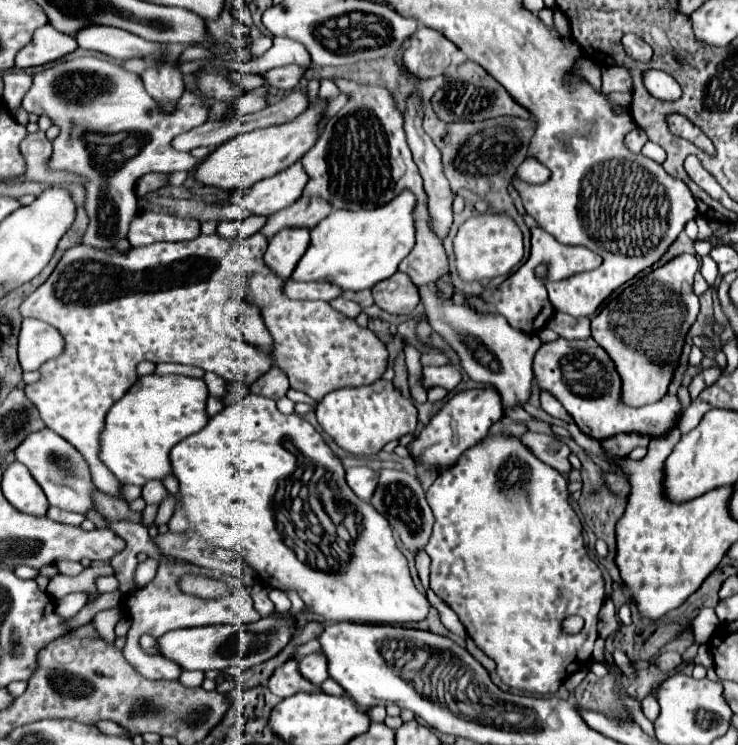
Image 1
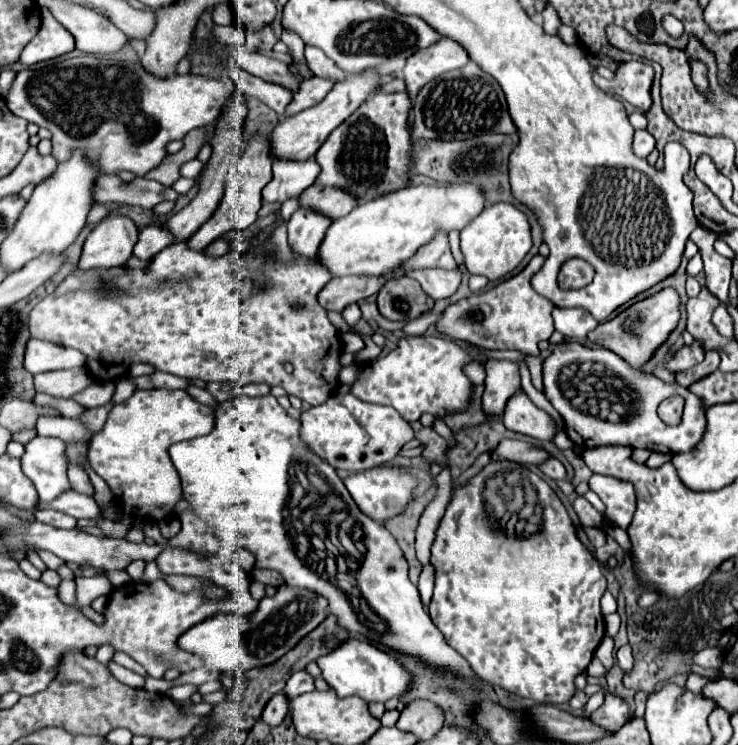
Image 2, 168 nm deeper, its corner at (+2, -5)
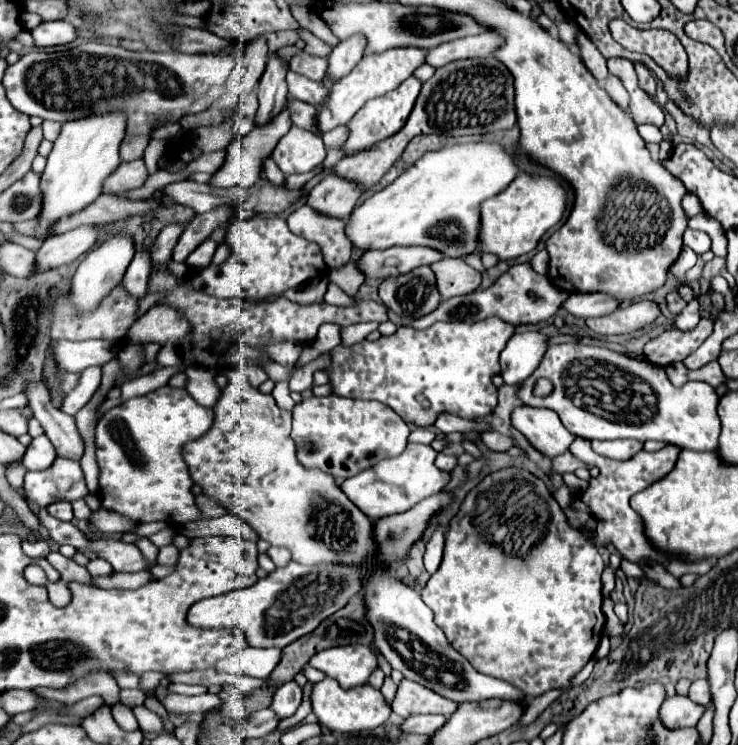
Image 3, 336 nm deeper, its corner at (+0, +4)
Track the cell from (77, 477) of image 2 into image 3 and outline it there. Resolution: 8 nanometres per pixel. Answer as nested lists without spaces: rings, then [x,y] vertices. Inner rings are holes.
[[[30,383],[26,387],[28,405],[34,411],[34,417],[40,421],[44,433],[52,439],[52,445],[60,457],[78,461],[84,453],[82,437],[76,429],[74,417],[66,415],[64,411],[56,409],[50,401],[50,393],[44,383]]]

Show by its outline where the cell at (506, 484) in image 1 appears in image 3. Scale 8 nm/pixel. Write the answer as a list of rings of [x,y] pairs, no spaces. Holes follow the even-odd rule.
[[[504,467],[498,469],[490,475],[486,475],[480,485],[476,485],[472,491],[468,491],[468,495],[464,497],[458,513],[450,519],[448,525],[448,533],[446,533],[446,545],[444,545],[444,559],[440,569],[428,579],[426,587],[422,589],[422,599],[424,603],[434,611],[434,621],[436,625],[444,631],[446,639],[450,641],[450,645],[460,651],[462,655],[466,655],[466,659],[484,675],[502,679],[512,683],[514,687],[522,689],[526,695],[530,695],[530,699],[552,691],[552,689],[560,689],[560,691],[568,691],[572,685],[572,679],[576,677],[576,673],[580,673],[584,669],[584,665],[592,659],[602,633],[604,633],[604,625],[606,625],[606,617],[602,613],[602,581],[600,575],[606,569],[606,563],[602,559],[602,555],[598,553],[598,549],[586,541],[576,529],[572,529],[568,525],[568,519],[564,515],[564,511],[560,509],[560,505],[556,503],[556,499],[552,497],[550,489],[546,487],[546,483],[536,477],[534,473],[530,473],[528,469],[522,467]]]

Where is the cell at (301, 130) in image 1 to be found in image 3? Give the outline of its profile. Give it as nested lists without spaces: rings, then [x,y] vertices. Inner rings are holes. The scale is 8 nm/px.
[[[398,47],[398,49],[384,51],[384,53],[364,55],[360,59],[360,63],[354,67],[354,71],[350,71],[350,75],[346,75],[340,81],[336,81],[332,85],[328,97],[324,99],[324,103],[318,105],[318,115],[316,115],[316,131],[318,131],[318,135],[324,135],[326,131],[350,121],[354,117],[354,113],[366,101],[396,89],[398,83],[406,81],[414,73],[414,69],[424,63],[424,57],[426,57],[426,51],[424,49],[416,49],[416,47]]]

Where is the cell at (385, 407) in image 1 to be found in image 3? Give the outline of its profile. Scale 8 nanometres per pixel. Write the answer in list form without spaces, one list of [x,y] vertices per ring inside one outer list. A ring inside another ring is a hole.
[[[340,395],[310,397],[292,409],[292,439],[298,447],[298,459],[304,467],[320,467],[344,481],[386,457],[396,457],[406,449],[410,435],[402,417],[378,401],[358,401]]]

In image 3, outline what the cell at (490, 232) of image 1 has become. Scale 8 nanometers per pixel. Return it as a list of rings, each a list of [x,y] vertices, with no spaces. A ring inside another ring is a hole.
[[[518,175],[504,191],[482,201],[480,205],[480,231],[478,251],[492,253],[500,261],[516,259],[536,249],[542,235],[562,219],[566,207],[566,189],[554,175],[530,177]]]

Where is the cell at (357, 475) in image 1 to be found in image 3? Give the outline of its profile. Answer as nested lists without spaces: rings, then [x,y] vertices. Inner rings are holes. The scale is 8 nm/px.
[[[410,443],[402,455],[384,459],[378,465],[364,469],[358,475],[346,479],[342,483],[342,491],[346,495],[350,495],[350,501],[354,505],[358,505],[360,511],[366,513],[372,521],[382,519],[386,515],[408,511],[422,499],[440,493],[444,489],[444,485],[448,483],[450,475],[446,471],[440,471],[434,465],[434,459],[436,459],[436,451],[430,445]]]

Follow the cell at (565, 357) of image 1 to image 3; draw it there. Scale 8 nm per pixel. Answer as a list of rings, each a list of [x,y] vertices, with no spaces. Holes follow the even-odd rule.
[[[560,343],[550,345],[546,355],[542,357],[540,367],[524,381],[520,389],[520,399],[532,407],[548,407],[556,411],[564,423],[564,427],[584,439],[638,439],[638,441],[664,441],[672,443],[680,449],[694,449],[694,451],[714,451],[718,445],[720,435],[720,419],[716,413],[718,393],[714,387],[702,381],[690,381],[682,387],[674,387],[666,375],[664,367],[654,367],[644,359],[630,359],[620,353],[602,347],[590,347],[580,343]],[[538,379],[550,379],[554,389],[546,397],[534,395],[534,383]]]

